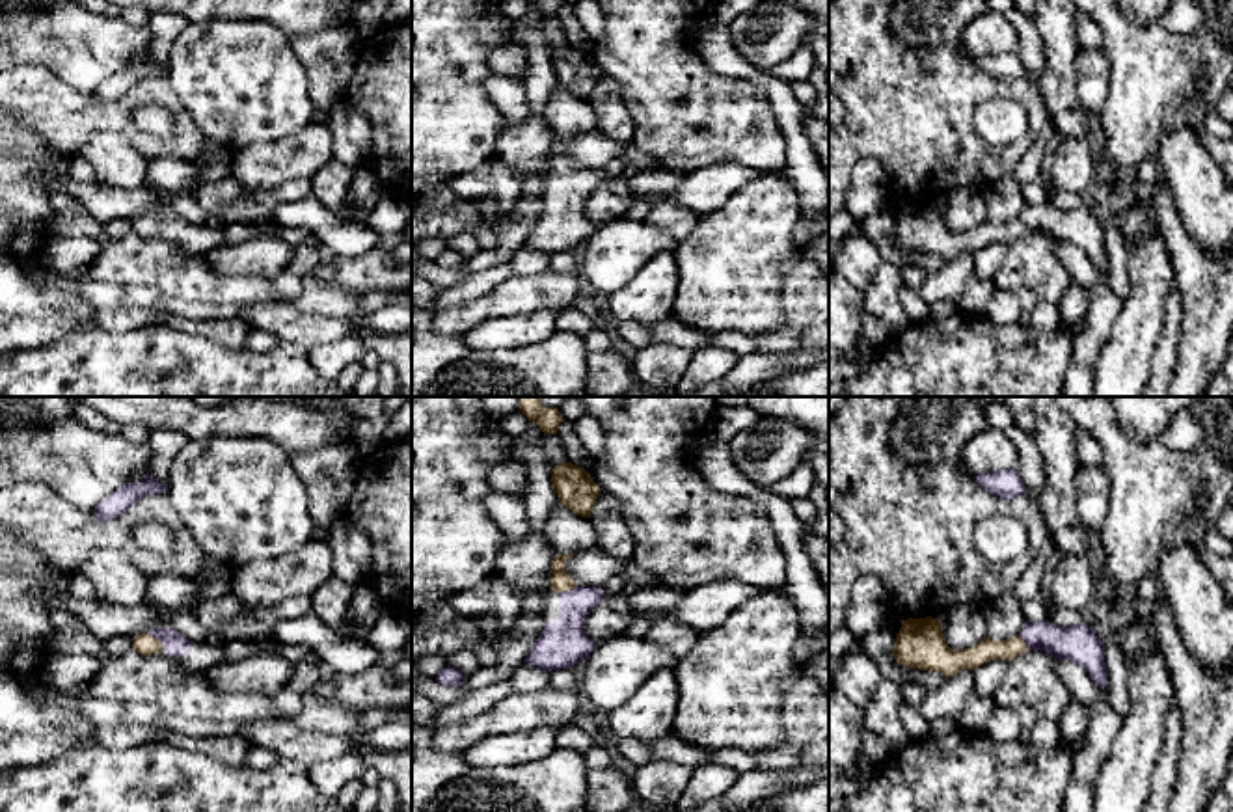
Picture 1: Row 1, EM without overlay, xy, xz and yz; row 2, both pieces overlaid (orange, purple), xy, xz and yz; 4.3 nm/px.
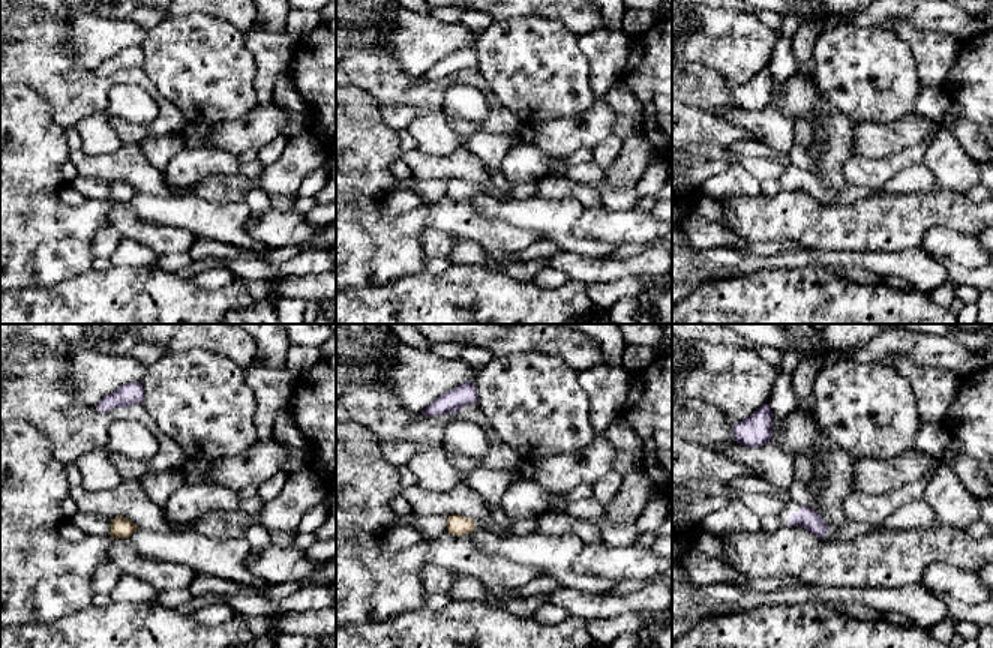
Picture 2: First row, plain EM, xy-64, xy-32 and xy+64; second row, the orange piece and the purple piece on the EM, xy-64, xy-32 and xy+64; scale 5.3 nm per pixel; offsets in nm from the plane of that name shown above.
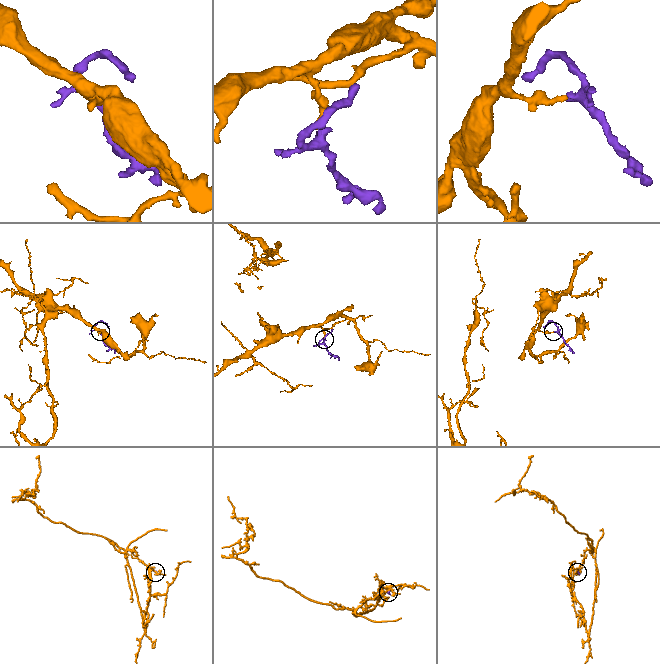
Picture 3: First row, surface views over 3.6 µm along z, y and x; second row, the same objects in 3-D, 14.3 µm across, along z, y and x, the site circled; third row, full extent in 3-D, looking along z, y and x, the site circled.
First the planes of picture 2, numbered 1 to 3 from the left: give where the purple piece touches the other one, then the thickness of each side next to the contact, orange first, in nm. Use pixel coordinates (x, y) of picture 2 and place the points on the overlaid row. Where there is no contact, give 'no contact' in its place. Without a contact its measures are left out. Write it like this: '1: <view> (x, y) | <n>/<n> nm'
1: no contact
2: no contact
3: no contact

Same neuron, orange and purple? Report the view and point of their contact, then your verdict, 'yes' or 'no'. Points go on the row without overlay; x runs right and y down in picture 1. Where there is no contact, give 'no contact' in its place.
xy (153, 220) | yes

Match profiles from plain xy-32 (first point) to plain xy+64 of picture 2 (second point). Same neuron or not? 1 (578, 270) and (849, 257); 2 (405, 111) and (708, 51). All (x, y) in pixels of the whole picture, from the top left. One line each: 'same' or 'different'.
1: same
2: different

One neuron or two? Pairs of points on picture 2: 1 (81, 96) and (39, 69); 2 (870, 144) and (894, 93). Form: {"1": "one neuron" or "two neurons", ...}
{"1": "one neuron", "2": "two neurons"}

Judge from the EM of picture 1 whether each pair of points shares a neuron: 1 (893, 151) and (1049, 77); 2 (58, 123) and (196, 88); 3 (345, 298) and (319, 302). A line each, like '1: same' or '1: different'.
1: different
2: different
3: same

